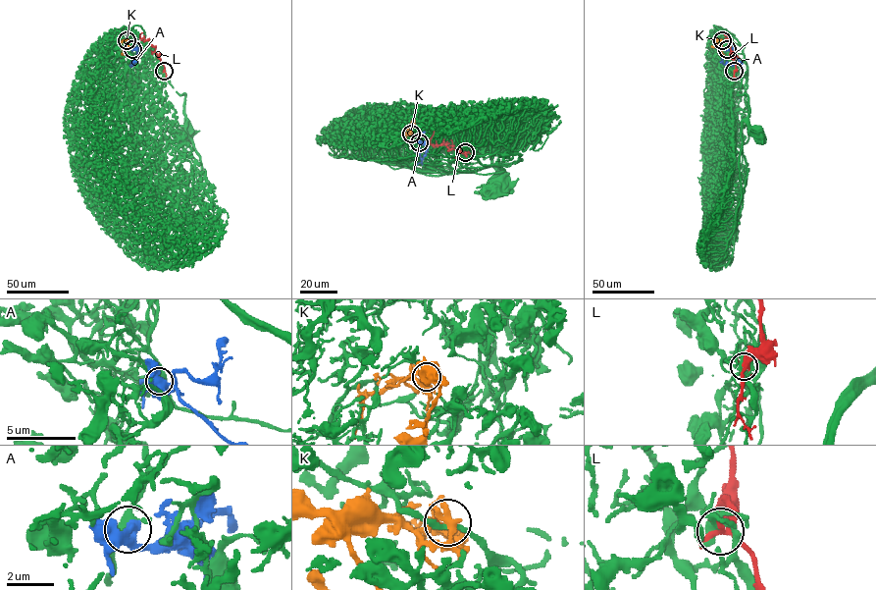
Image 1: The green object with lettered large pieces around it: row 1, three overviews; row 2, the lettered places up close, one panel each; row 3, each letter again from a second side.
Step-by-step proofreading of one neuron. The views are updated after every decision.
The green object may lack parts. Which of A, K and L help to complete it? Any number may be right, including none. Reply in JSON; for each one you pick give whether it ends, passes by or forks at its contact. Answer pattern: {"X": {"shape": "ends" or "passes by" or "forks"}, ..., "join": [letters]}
{"K": {"shape": "forks"}, "join": ["K"]}

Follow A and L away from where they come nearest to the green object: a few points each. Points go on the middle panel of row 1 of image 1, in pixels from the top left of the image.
A: (419, 142), (424, 144), (426, 150), (421, 160), (420, 134)
L: (465, 152), (466, 154), (455, 150), (451, 145), (432, 144), (430, 139), (434, 131)

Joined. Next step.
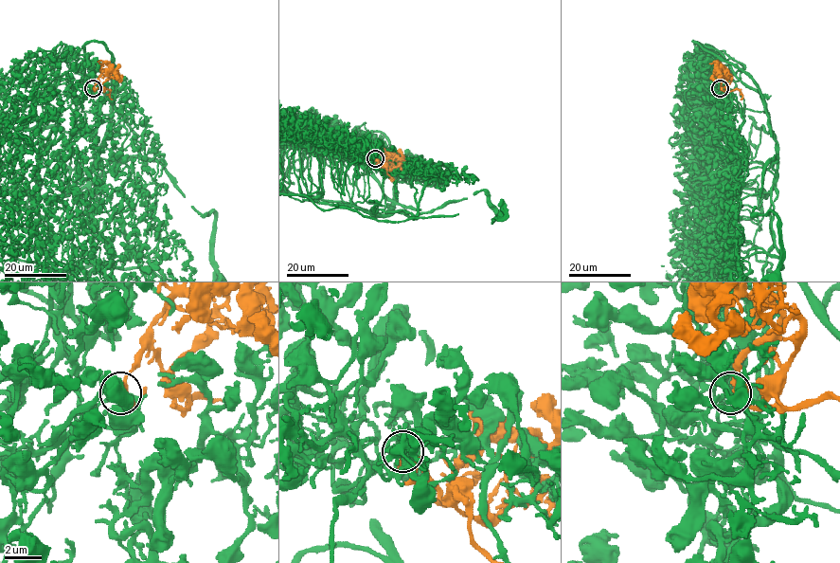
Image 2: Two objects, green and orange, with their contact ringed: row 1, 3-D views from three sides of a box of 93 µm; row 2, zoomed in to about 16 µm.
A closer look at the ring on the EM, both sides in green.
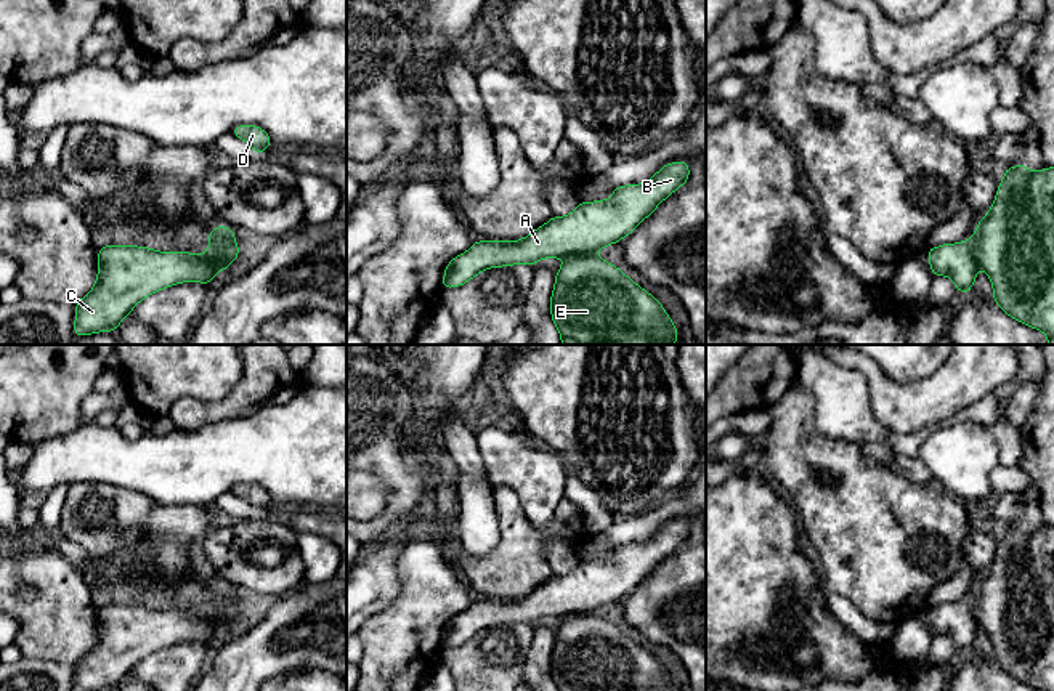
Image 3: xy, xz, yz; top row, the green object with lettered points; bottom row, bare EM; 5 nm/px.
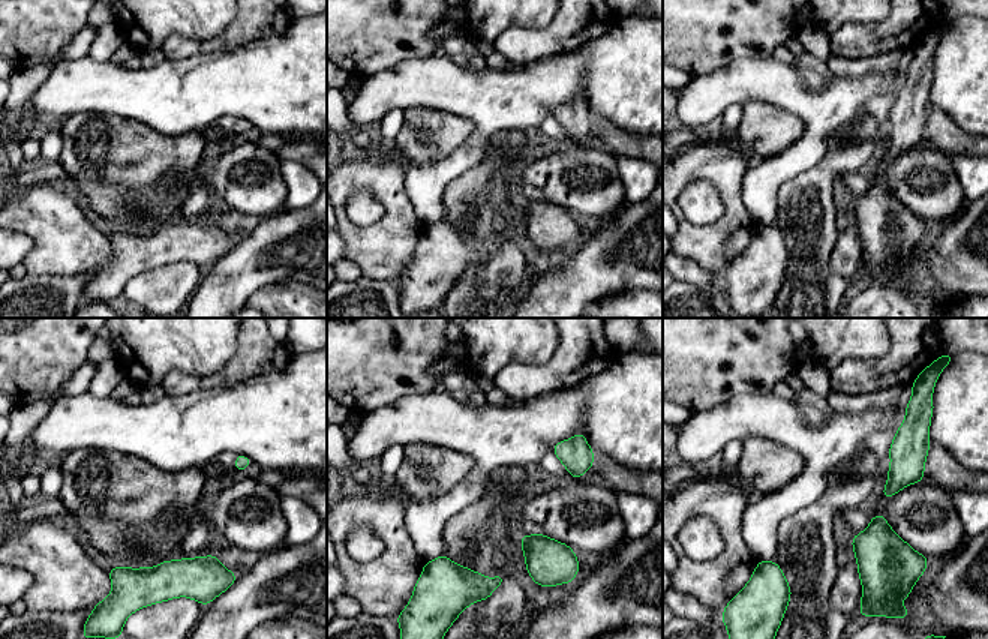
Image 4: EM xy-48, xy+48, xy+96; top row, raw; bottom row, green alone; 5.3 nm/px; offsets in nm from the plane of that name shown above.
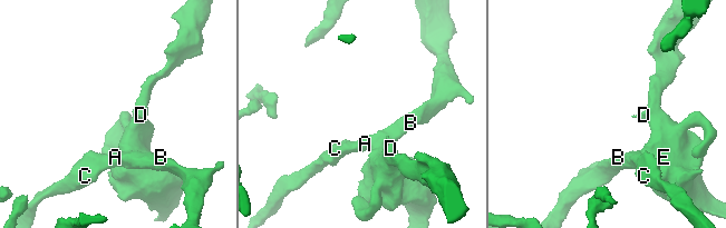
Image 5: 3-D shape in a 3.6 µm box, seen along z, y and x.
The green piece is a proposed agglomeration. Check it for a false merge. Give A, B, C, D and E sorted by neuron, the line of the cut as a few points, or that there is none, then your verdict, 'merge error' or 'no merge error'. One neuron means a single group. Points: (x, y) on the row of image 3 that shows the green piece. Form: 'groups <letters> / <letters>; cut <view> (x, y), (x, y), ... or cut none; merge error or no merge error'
groups A B C D E; cut none; no merge error

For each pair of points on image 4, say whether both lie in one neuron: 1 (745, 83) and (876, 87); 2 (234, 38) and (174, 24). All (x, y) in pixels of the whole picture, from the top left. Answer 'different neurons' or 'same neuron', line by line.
1: same neuron
2: different neurons

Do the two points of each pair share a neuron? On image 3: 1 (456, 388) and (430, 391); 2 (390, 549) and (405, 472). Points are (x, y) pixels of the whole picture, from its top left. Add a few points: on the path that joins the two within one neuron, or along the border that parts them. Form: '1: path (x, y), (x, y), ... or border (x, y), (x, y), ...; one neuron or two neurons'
1: path (449, 388), (437, 391); one neuron
2: border (403, 525), (381, 541), (363, 547); two neurons

